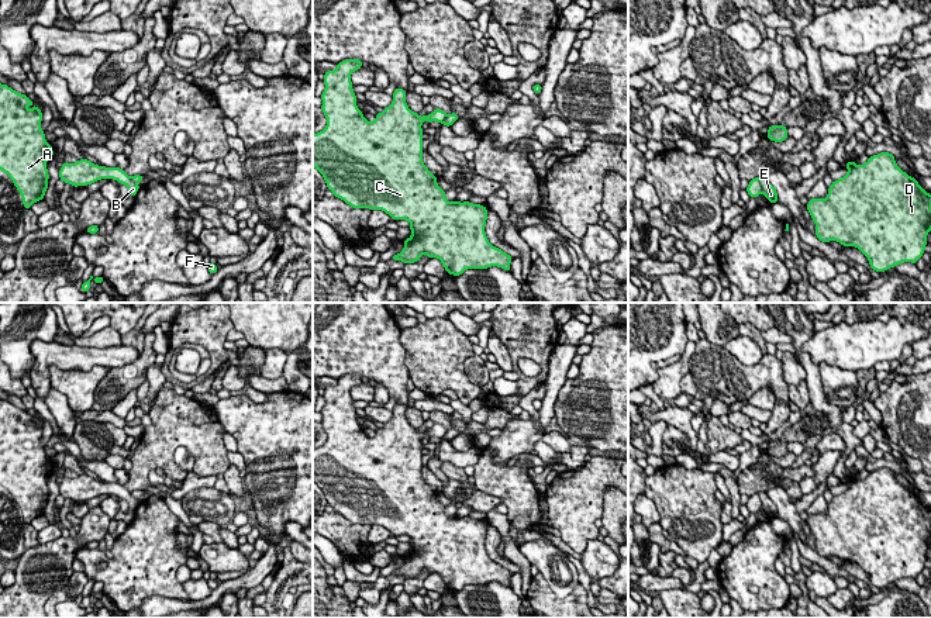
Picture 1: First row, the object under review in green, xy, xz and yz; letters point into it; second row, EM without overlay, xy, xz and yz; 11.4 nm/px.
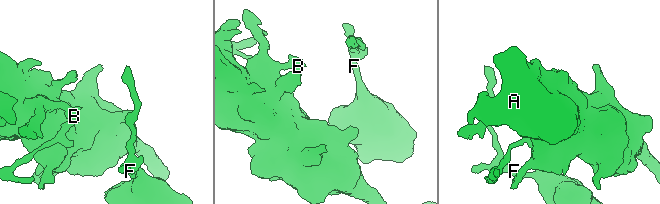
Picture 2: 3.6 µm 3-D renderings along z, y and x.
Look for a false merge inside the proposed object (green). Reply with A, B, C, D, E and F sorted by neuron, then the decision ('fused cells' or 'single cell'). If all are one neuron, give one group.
A B C D F / E; fused cells

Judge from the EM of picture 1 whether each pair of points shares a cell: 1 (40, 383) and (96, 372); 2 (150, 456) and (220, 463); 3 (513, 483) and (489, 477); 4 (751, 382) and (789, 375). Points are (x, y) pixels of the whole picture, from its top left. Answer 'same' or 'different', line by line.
1: different
2: same
3: same
4: different

